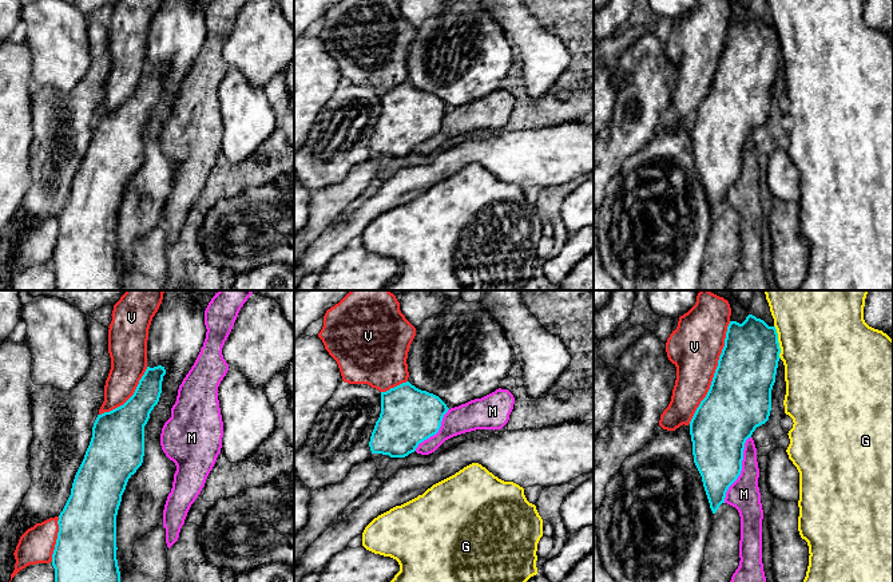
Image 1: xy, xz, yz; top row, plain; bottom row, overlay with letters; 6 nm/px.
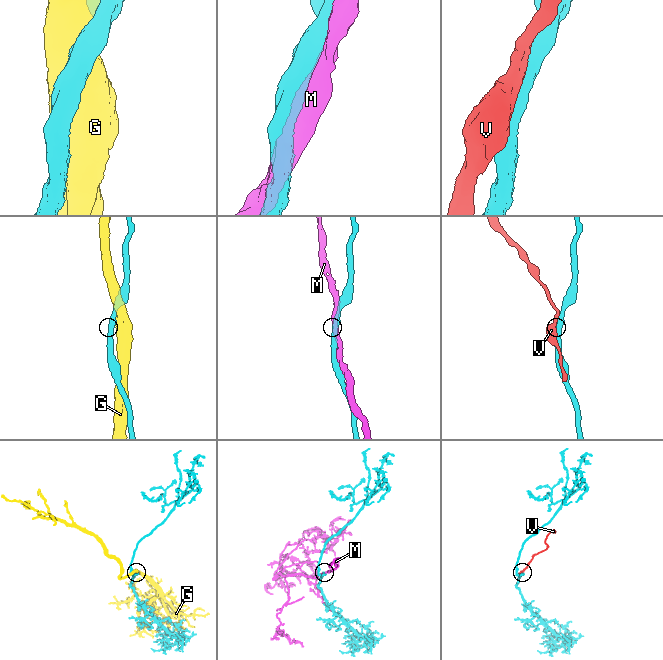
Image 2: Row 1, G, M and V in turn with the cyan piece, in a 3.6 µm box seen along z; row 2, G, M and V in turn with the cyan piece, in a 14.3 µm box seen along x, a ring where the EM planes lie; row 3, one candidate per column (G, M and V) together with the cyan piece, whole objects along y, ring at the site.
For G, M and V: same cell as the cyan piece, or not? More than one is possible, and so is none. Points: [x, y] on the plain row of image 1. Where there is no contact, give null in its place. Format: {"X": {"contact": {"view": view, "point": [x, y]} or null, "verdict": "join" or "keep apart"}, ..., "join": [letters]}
{"G": {"contact": {"view": "yz", "point": [777, 42]}, "verdict": "keep apart"}, "M": {"contact": {"view": "yz", "point": [741, 170]}, "verdict": "keep apart"}, "V": {"contact": {"view": "yz", "point": [715, 72]}, "verdict": "keep apart"}, "join": []}

